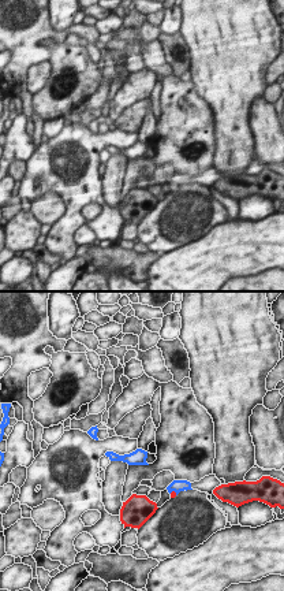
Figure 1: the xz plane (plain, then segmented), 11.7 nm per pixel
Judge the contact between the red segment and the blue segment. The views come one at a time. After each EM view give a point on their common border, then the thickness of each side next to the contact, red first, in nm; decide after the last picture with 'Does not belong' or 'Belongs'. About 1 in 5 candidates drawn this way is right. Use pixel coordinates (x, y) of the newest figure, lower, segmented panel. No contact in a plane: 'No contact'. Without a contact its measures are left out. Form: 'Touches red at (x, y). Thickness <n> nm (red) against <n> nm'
Touches red at (174, 491). Thickness 60 nm (red) against 140 nm.

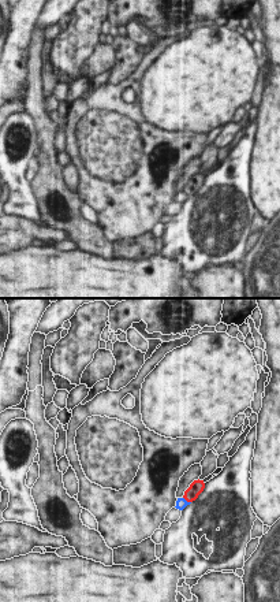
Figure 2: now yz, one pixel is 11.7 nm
Touches red at (187, 501). Thickness 160 nm (red) against 130 nm.

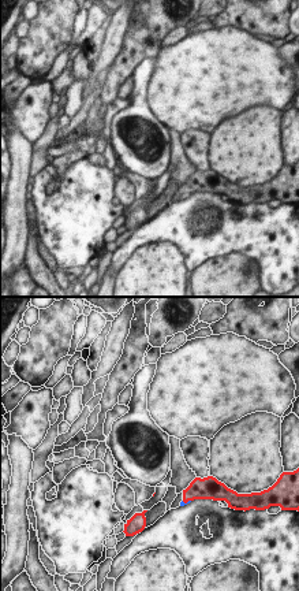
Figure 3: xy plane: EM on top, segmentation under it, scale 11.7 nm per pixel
Touches red at (186, 502). Thickness 260 nm (red) against 60 nm.

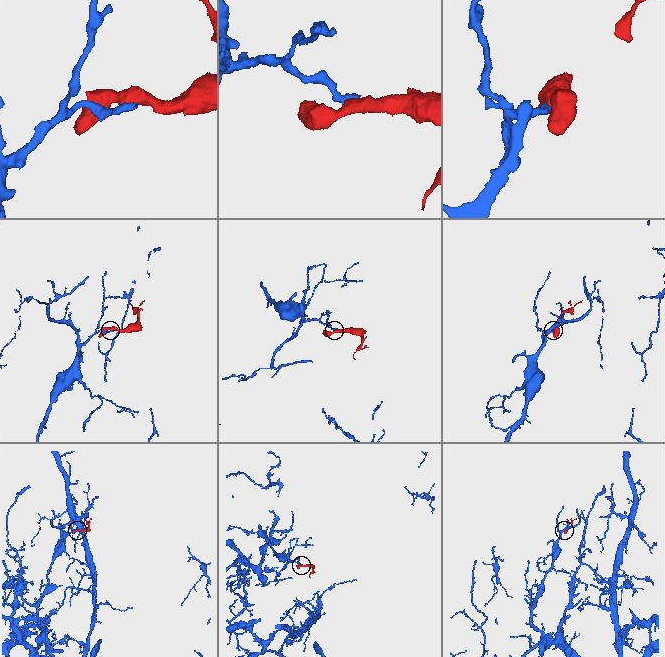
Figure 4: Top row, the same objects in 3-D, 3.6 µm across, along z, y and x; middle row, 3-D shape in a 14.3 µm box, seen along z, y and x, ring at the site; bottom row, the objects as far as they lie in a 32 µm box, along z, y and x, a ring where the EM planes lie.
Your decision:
Does not belong.

